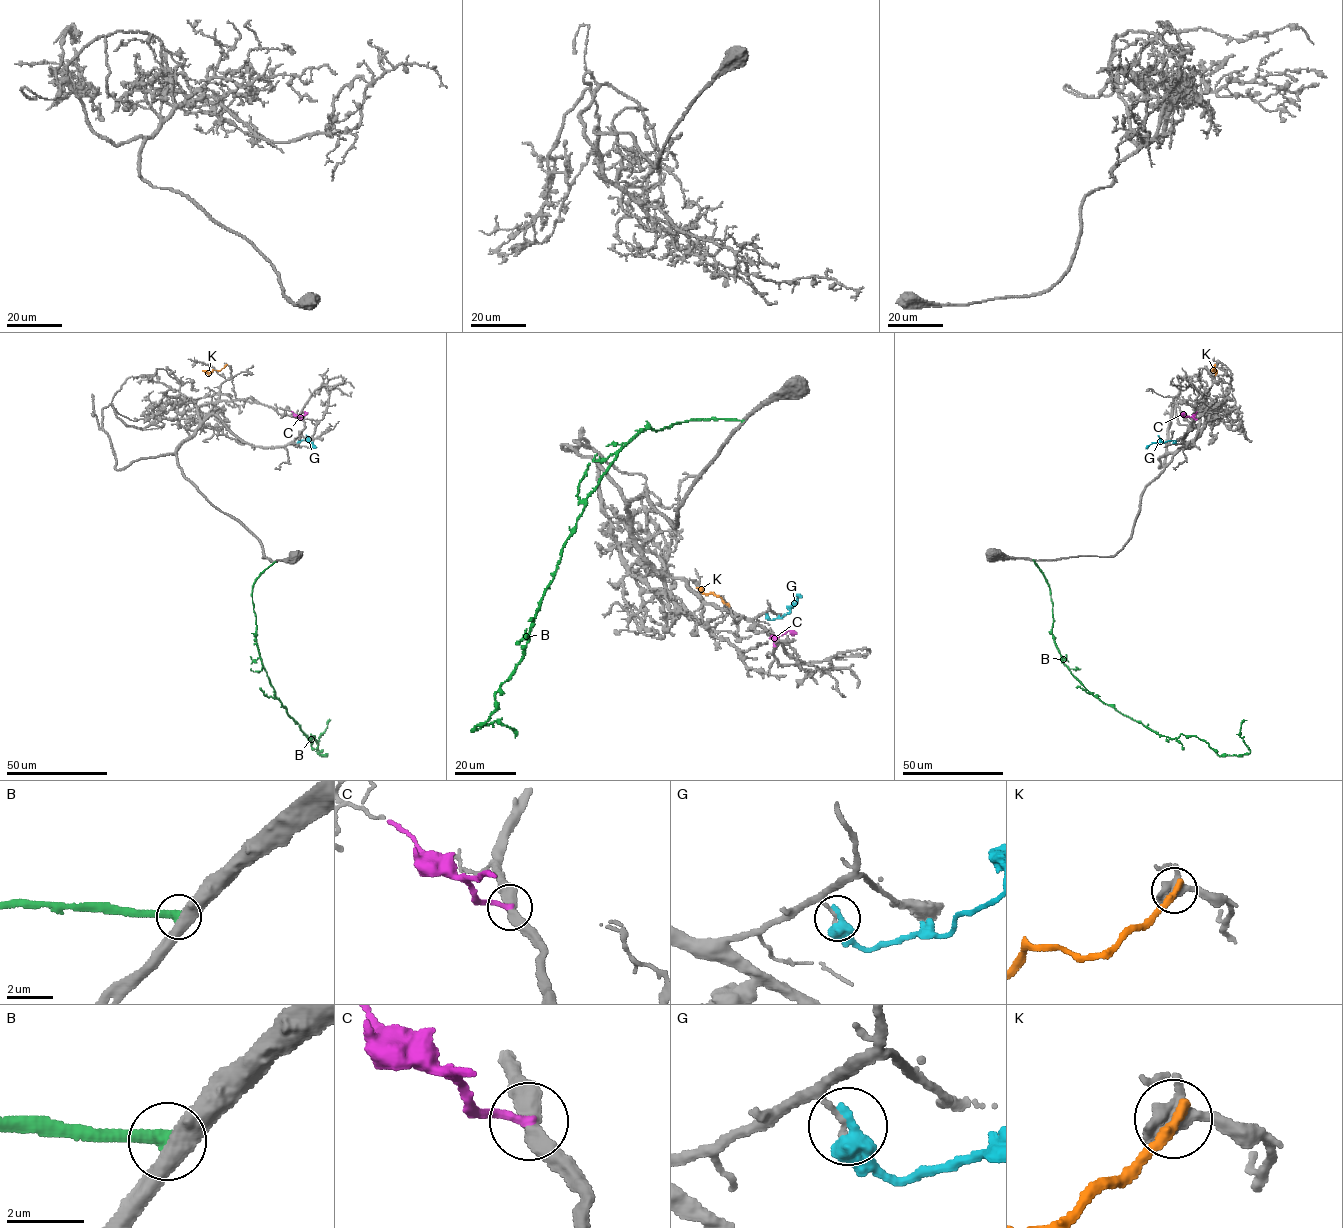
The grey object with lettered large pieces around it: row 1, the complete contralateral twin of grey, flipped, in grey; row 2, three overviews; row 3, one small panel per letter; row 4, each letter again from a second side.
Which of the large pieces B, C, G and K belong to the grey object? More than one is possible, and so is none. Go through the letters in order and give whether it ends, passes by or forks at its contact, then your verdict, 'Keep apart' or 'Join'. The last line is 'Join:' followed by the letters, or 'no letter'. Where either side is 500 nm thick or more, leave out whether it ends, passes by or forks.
B: It ends there. Keep apart
C: It ends there. Keep apart
G: Keep apart
K: It ends there. Keep apart
Join: no letter

